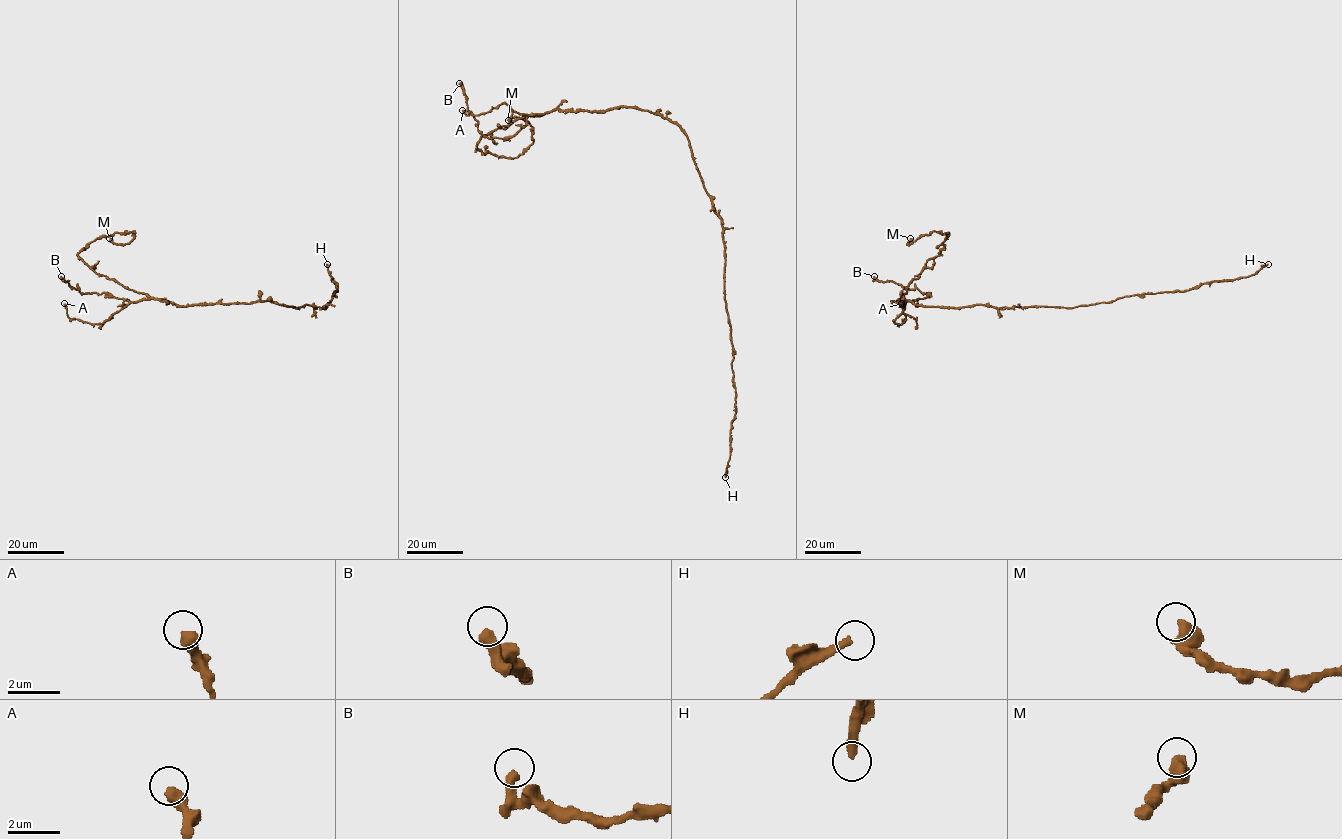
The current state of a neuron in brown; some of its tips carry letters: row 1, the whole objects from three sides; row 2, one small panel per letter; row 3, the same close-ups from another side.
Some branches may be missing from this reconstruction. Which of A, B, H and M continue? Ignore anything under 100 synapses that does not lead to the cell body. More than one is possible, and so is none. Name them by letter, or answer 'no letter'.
H

